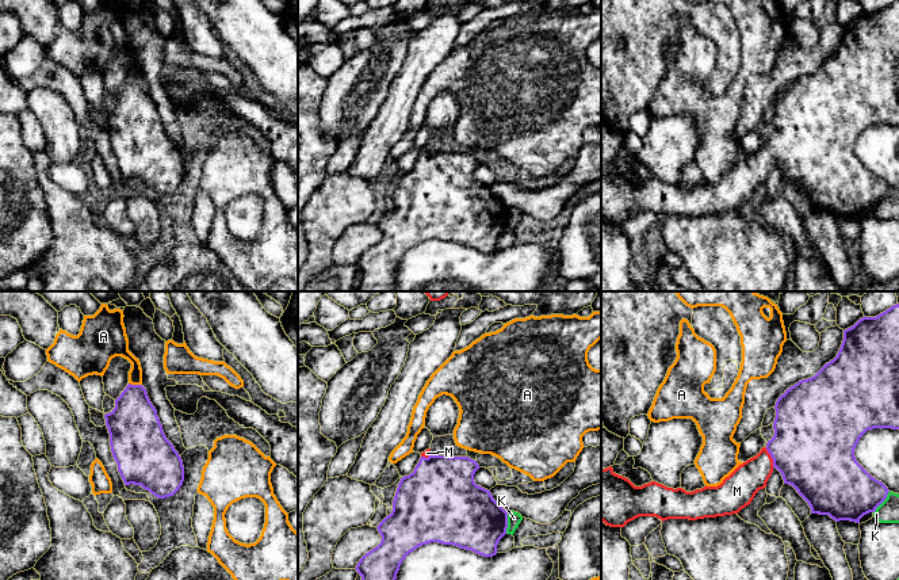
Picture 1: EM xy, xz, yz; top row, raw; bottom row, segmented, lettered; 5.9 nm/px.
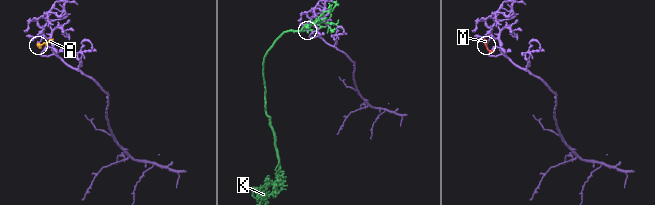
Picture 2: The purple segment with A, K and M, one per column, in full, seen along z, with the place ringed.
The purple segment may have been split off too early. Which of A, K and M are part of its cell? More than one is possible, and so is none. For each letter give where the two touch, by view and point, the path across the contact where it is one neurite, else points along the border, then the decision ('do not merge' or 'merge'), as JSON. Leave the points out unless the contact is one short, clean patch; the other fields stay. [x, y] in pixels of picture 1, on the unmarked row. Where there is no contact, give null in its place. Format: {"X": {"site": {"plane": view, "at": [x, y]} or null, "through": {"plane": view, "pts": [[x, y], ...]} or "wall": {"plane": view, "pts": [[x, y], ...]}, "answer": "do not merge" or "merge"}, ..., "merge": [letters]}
{"A": {"site": {"plane": "xy", "at": [136, 81]}, "answer": "do not merge"}, "K": {"site": {"plane": "xz", "at": [507, 218]}, "answer": "do not merge"}, "M": {"site": {"plane": "yz", "at": [771, 152]}, "through": {"plane": "yz", "pts": [[811, 144], [799, 144], [771, 152], [748, 175]]}, "answer": "merge"}, "merge": ["M"]}

